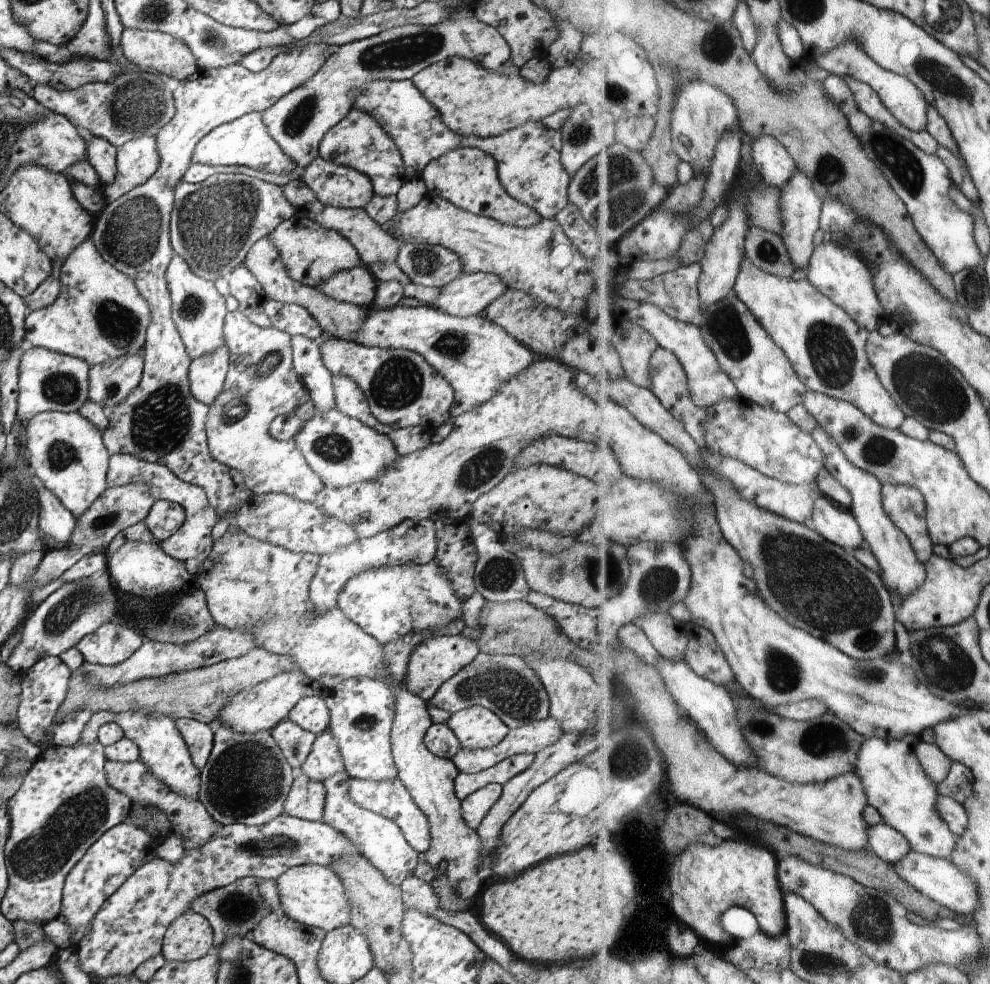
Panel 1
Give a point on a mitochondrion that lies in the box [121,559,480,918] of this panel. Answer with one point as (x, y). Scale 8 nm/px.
(223, 794)

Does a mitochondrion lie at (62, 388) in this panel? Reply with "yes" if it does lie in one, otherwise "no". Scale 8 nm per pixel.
yes

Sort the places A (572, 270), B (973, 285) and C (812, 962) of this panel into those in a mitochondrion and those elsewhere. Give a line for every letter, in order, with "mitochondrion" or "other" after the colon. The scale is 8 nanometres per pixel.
A: other
B: mitochondrion
C: mitochondrion

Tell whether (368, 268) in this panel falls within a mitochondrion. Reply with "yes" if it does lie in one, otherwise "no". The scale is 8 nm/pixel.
no

